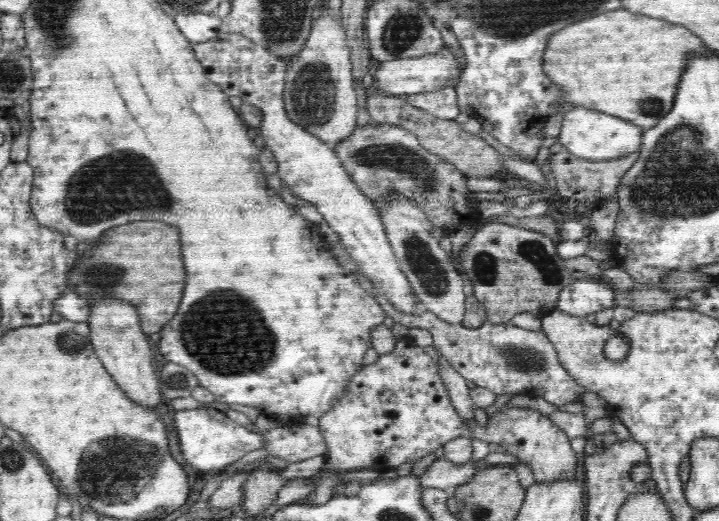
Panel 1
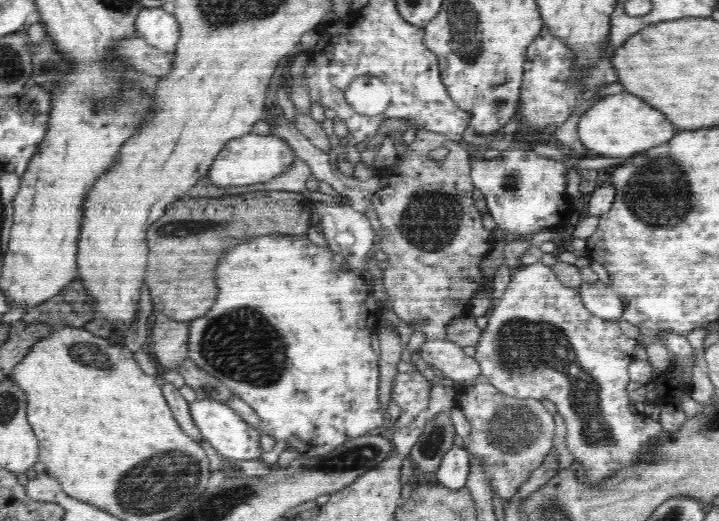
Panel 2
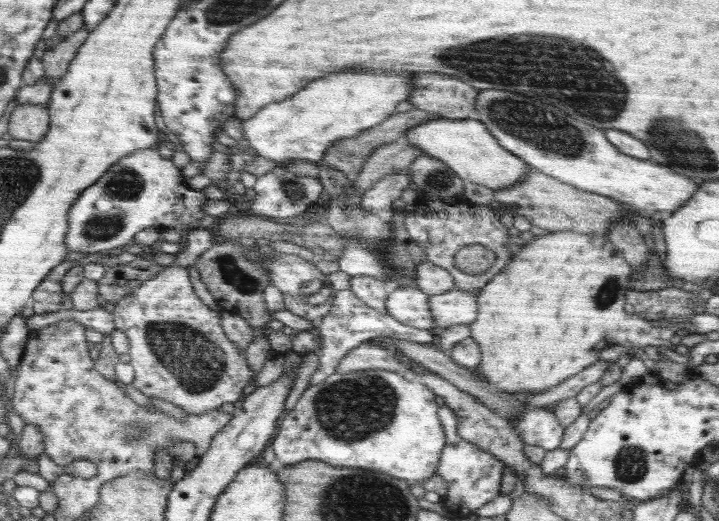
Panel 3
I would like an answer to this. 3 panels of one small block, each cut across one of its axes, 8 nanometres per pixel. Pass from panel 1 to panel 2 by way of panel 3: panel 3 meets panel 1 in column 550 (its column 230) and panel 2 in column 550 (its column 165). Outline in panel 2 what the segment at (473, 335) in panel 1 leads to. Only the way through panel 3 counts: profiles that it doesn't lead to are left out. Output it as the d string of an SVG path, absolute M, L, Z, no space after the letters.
M536 262L536 264L522 266L522 269L516 271L511 275L510 282L506 286L506 292L500 298L498 304L493 308L488 319L488 324L484 330L481 330L479 342L476 344L476 354L474 359L478 361L481 368L481 376L484 381L493 384L502 394L516 398L534 398L541 400L548 398L557 408L557 412L564 417L566 423L566 442L570 452L575 456L575 459L580 462L582 470L580 475L584 481L594 485L600 484L604 479L611 477L618 469L624 467L632 467L636 459L644 457L646 461L653 461L653 454L649 454L645 450L647 442L655 437L661 431L661 424L659 421L652 419L644 412L633 414L630 406L630 397L628 396L628 382L630 377L628 375L628 365L634 360L635 346L637 339L628 338L617 321L604 320L598 316L594 316L585 306L581 300L578 289L568 288L564 286L550 266L544 263Z

